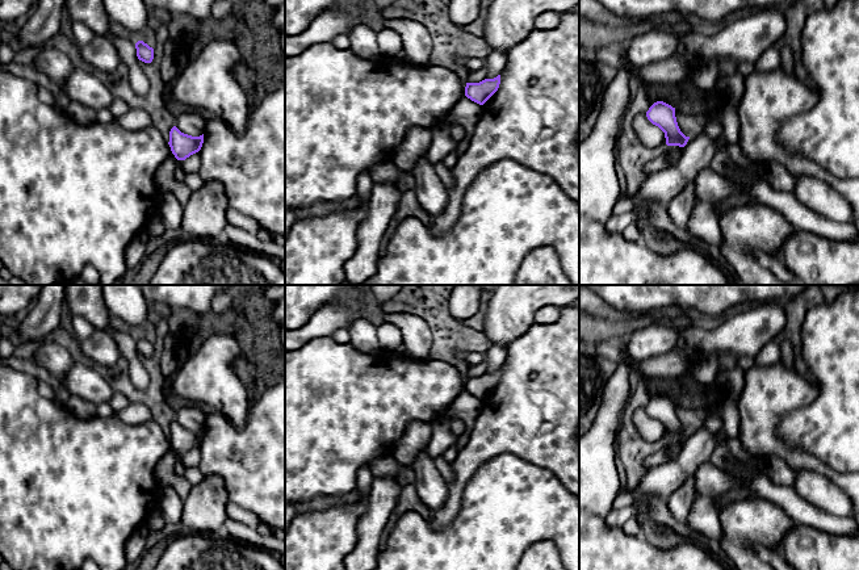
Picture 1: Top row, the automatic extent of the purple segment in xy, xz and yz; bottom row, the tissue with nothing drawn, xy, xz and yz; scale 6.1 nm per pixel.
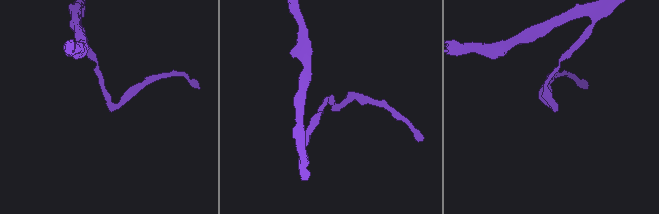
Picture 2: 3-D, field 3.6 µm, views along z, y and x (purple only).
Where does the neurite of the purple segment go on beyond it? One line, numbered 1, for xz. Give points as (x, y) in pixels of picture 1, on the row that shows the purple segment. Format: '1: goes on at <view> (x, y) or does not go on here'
1: does not go on here

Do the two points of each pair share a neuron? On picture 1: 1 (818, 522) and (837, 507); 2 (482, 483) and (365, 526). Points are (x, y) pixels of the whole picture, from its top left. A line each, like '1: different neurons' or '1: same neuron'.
1: different neurons
2: different neurons

